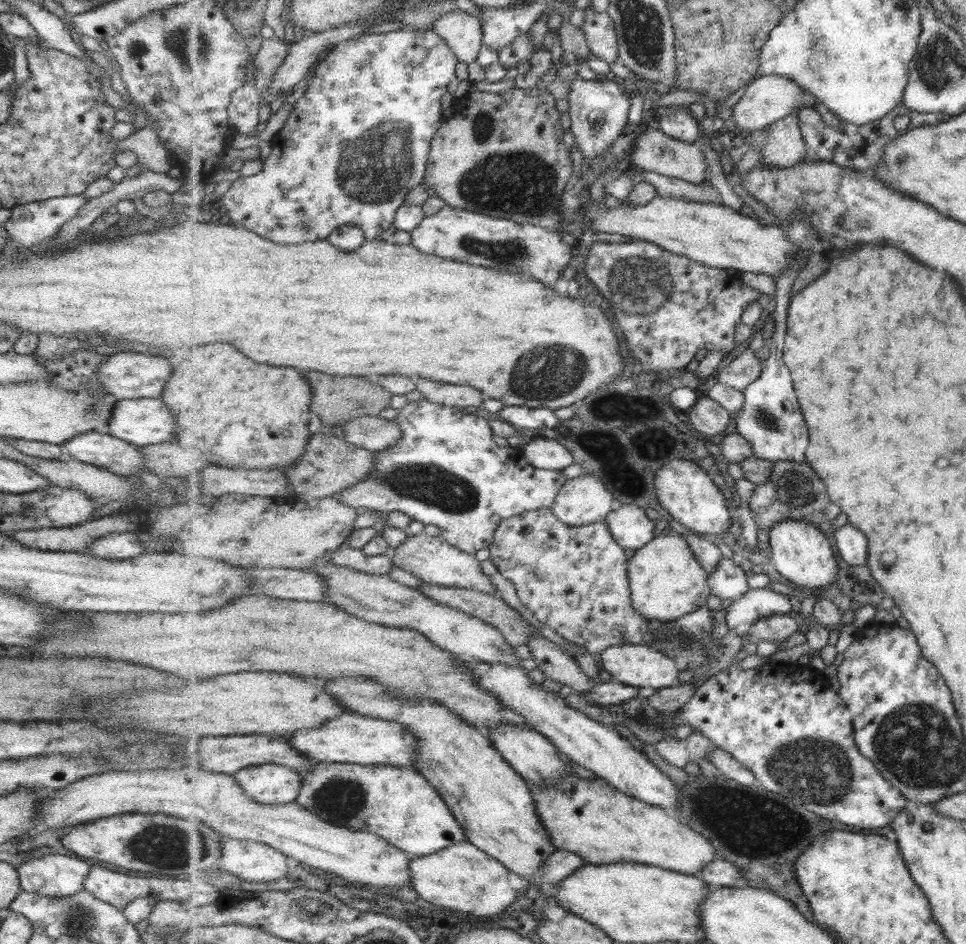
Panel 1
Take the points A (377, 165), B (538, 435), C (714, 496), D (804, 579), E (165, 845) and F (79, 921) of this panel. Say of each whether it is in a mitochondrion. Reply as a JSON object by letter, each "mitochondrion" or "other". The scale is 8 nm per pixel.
{"A":"mitochondrion","B":"other","C":"other","D":"other","E":"mitochondrion","F":"mitochondrion"}

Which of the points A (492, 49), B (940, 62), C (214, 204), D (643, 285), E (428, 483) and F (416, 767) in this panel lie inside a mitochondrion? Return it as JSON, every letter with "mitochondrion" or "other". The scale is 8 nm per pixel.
{"A":"other","B":"mitochondrion","C":"other","D":"mitochondrion","E":"mitochondrion","F":"other"}

